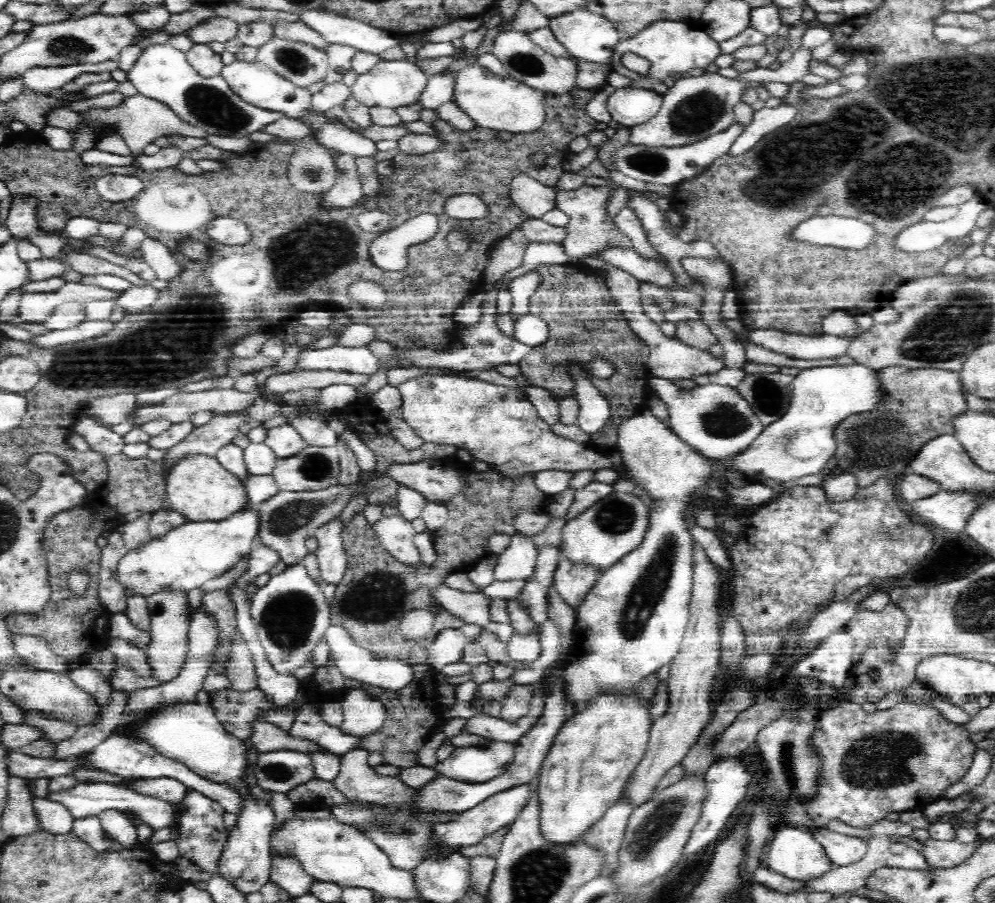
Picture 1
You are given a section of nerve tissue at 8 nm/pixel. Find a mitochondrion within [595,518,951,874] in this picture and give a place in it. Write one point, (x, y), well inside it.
(877, 762)

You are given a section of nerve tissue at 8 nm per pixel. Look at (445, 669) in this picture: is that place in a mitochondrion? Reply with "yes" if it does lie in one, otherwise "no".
no

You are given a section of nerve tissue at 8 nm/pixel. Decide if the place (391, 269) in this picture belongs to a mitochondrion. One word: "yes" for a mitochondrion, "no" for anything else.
no

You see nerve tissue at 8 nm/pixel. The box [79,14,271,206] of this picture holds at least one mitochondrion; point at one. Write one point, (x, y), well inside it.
(206, 103)

